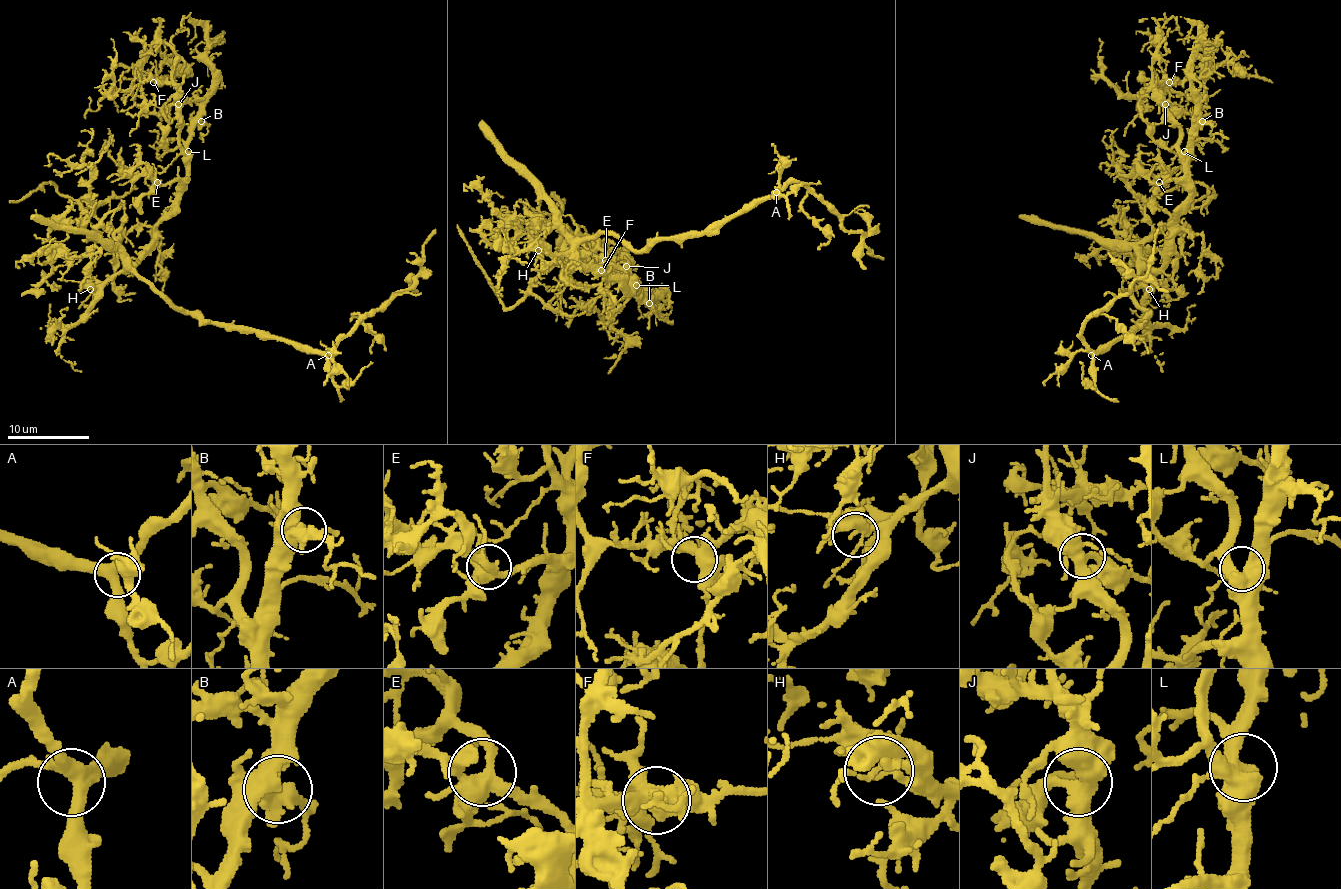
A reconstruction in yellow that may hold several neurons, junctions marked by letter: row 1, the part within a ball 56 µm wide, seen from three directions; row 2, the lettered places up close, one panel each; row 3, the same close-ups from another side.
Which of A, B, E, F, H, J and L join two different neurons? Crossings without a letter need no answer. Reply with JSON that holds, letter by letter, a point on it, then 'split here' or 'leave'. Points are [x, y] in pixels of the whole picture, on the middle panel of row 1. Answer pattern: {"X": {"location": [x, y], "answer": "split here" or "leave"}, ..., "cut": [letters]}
{"A": {"location": [776, 192], "answer": "leave"}, "B": {"location": [649, 303], "answer": "leave"}, "E": {"location": [605, 260], "answer": "leave"}, "F": {"location": [601, 270], "answer": "leave"}, "H": {"location": [538, 250], "answer": "leave"}, "J": {"location": [626, 266], "answer": "leave"}, "L": {"location": [636, 285], "answer": "leave"}, "cut": []}

